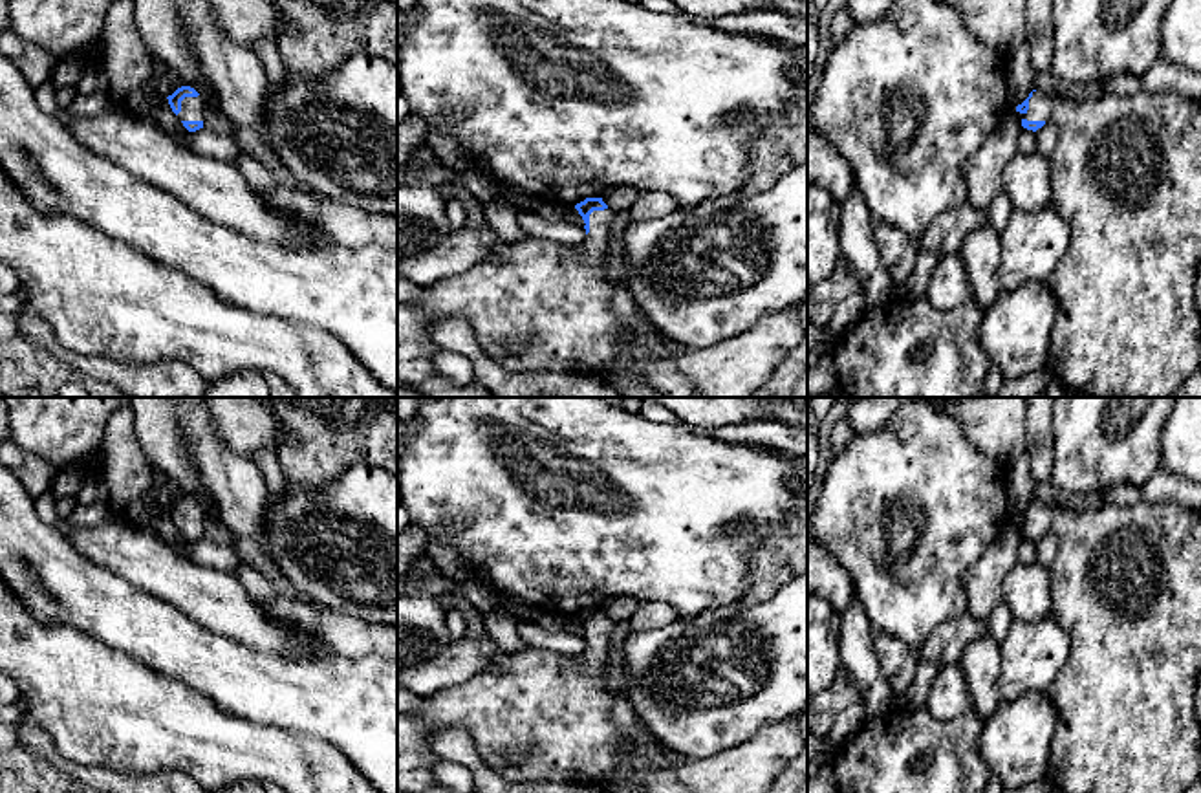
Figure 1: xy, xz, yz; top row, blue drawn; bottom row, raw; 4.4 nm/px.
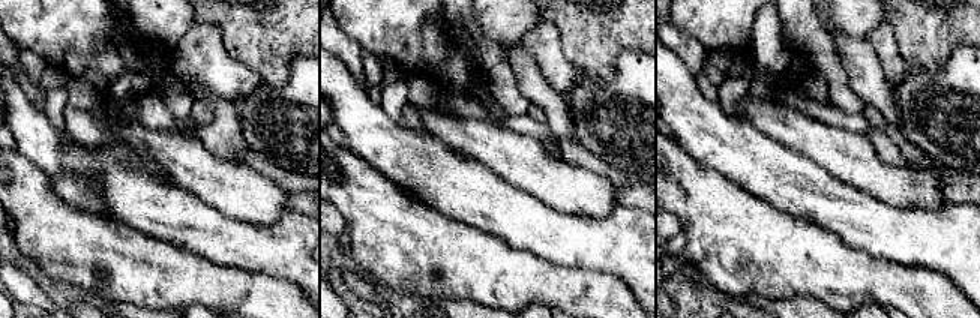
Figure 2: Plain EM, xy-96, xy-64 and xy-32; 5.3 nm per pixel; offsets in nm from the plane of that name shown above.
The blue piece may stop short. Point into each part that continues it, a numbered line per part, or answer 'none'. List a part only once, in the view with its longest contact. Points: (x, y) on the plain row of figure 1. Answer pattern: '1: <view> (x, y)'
1: xz (544, 716)

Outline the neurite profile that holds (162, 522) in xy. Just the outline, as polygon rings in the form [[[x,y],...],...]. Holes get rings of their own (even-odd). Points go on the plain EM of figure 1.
[[[157,507],[152,513],[148,527],[154,529],[174,549],[178,549],[187,540],[178,526],[172,522],[167,507]]]

